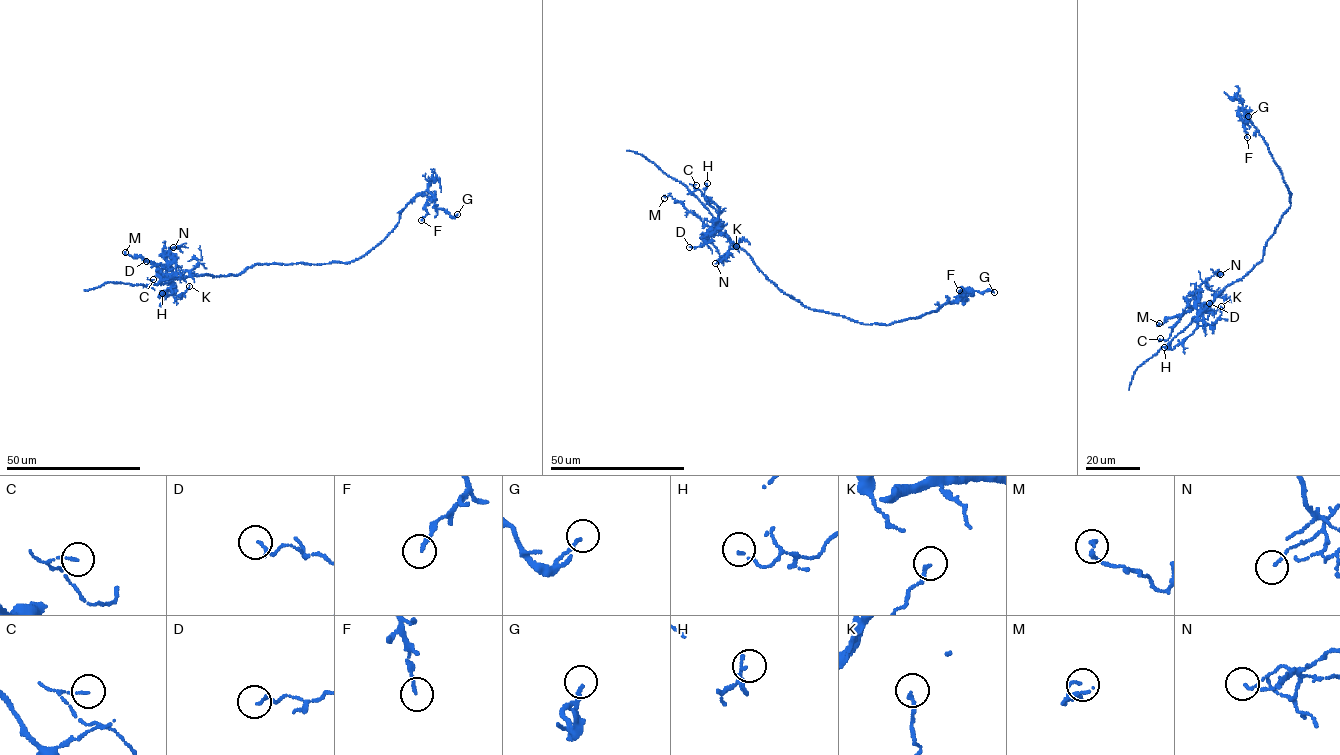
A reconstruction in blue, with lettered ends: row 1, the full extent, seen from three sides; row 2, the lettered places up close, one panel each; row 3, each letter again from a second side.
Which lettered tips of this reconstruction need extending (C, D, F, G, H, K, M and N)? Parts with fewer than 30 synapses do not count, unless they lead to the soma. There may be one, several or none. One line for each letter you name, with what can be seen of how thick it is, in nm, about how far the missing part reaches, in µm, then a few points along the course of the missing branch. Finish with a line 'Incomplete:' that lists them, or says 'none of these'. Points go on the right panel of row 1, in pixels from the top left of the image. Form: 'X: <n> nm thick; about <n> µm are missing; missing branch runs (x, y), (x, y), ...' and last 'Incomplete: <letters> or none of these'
Incomplete: none of these

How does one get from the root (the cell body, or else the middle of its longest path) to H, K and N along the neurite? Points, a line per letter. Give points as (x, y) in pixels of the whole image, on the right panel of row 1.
H: (1271, 236), (1259, 262), (1226, 286), (1193, 319), (1198, 327), (1173, 348), (1164, 347)
K: (1271, 236), (1259, 262), (1226, 286), (1193, 319), (1199, 326), (1214, 323), (1221, 314), (1221, 306)
N: (1271, 236), (1259, 262), (1226, 286), (1205, 309), (1197, 309), (1195, 302), (1201, 285), (1216, 272), (1220, 274)

